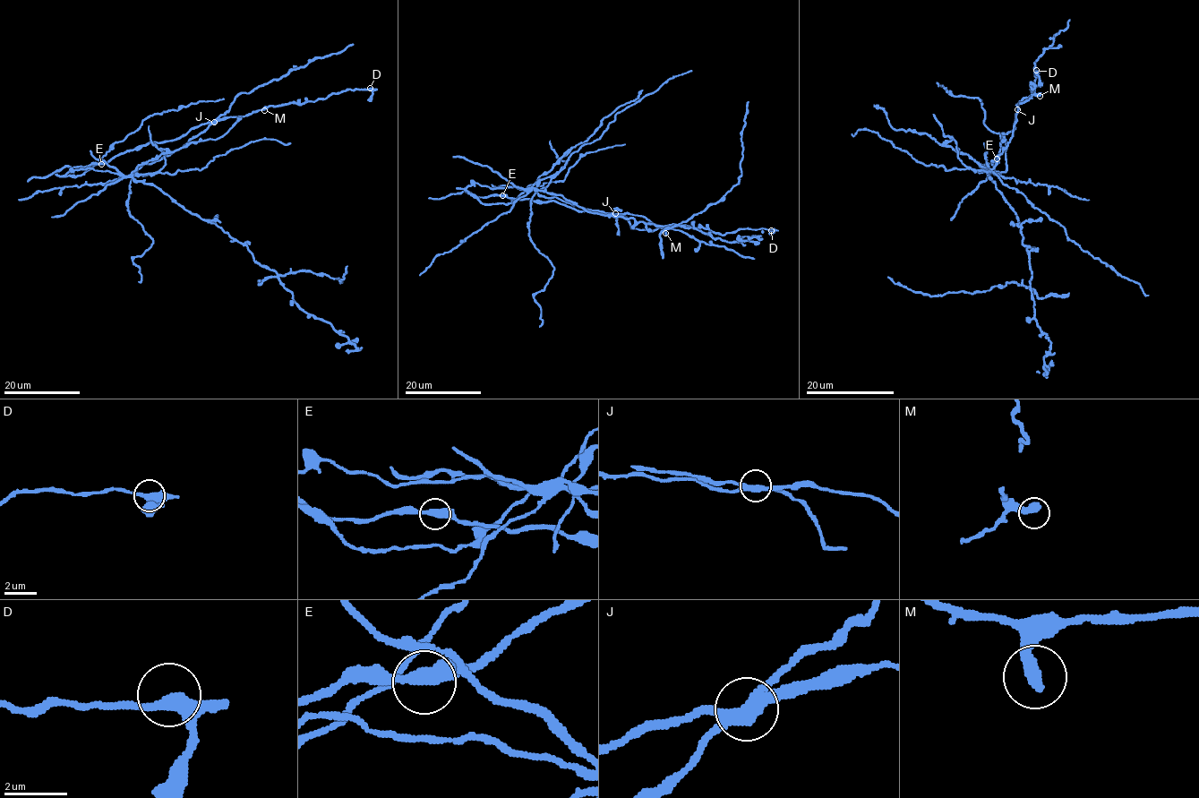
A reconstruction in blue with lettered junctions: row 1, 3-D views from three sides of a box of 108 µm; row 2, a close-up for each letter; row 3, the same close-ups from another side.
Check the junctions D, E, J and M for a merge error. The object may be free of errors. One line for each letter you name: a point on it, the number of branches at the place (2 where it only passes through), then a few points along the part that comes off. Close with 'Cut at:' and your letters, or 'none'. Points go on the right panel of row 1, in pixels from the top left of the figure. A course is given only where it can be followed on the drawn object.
J: Place: (1017, 109). Branches: 3. Course of the part to remove: (1017, 110), (1007, 145), (988, 173), (1017, 217), (1030, 285), (1014, 282), (929, 296), (887, 277)
Cut at: J

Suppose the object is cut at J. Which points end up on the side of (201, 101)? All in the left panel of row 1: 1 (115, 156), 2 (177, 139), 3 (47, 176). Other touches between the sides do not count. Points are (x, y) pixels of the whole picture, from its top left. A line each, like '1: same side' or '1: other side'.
1: other side
2: other side
3: other side

